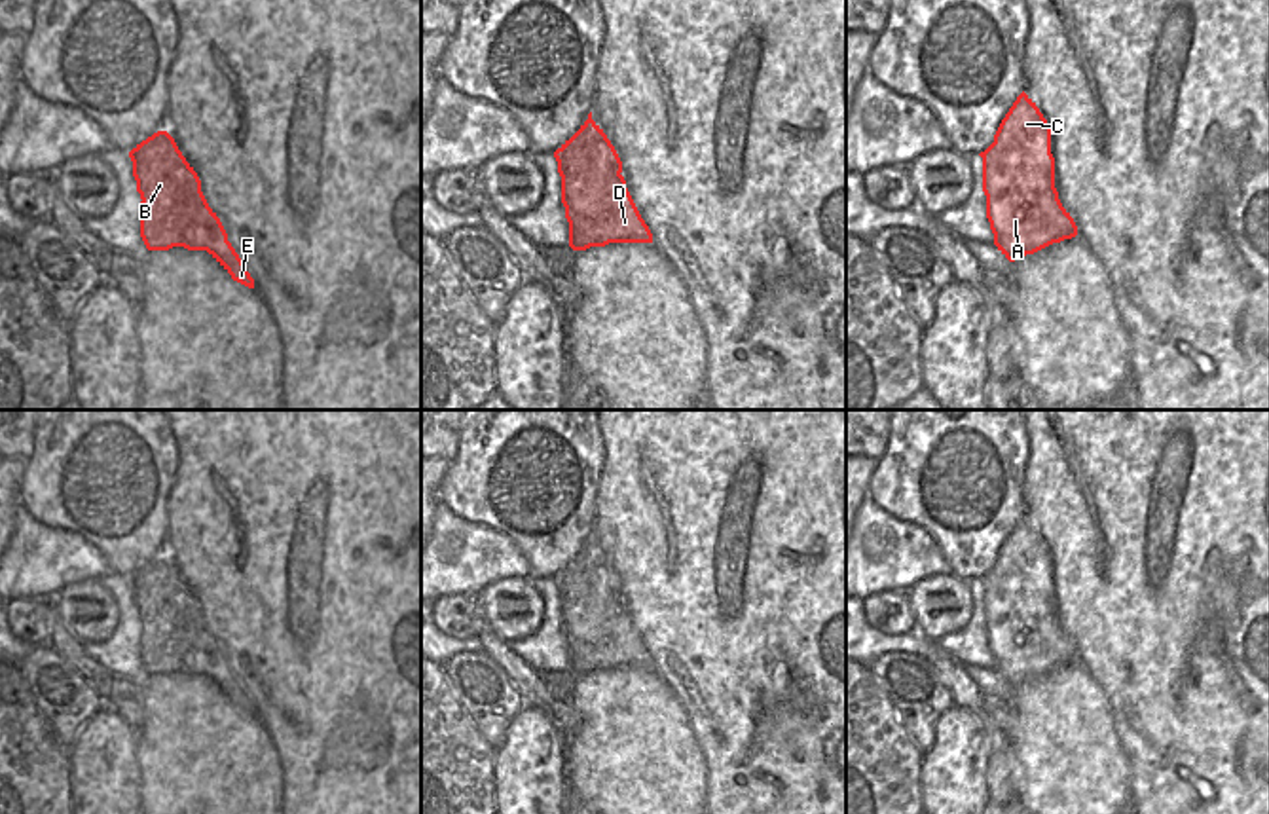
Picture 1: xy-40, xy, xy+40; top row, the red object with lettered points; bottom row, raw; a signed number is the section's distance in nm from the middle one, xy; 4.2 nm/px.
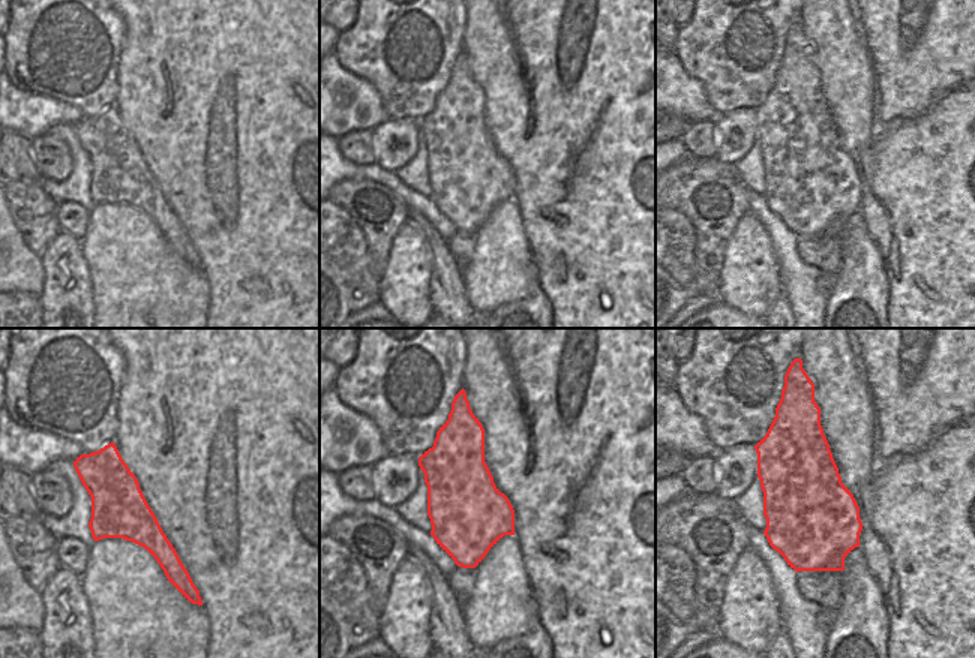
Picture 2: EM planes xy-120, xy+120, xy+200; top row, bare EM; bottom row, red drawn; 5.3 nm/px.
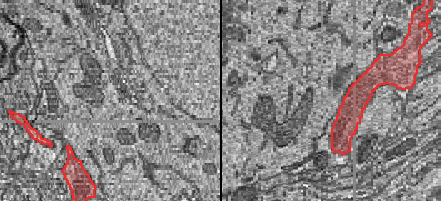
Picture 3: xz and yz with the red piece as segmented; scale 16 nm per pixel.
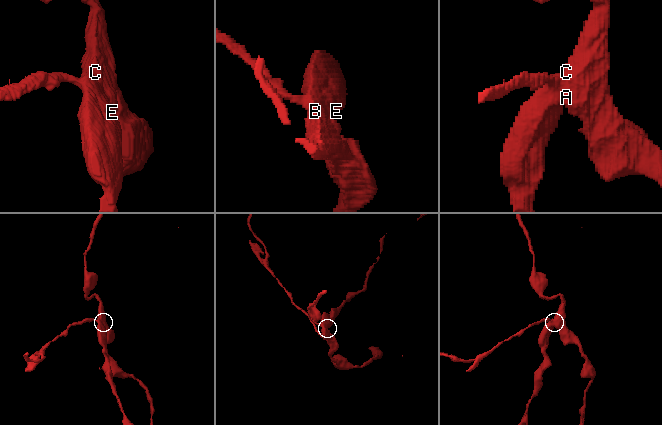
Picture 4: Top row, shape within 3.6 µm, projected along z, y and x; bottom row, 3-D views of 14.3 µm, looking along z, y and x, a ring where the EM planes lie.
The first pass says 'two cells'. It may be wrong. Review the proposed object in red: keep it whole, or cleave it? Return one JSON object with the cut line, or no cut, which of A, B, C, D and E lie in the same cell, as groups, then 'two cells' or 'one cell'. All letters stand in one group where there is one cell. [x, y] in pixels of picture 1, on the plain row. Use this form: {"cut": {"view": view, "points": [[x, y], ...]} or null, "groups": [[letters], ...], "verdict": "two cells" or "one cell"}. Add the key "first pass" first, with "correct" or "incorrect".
{"first pass": "correct", "cut": {"view": "xy", "points": [[573, 560], [588, 562], [590, 573], [619, 598]]}, "groups": [["A", "C"], ["B", "D", "E"]], "verdict": "two cells"}

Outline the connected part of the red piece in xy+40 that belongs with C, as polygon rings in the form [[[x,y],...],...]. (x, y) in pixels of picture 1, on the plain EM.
[[[1022,516],[983,583],[983,617],[994,670],[1015,687],[1077,660],[1055,613],[1051,552]]]

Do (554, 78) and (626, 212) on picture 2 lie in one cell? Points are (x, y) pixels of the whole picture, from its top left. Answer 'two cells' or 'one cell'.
one cell

